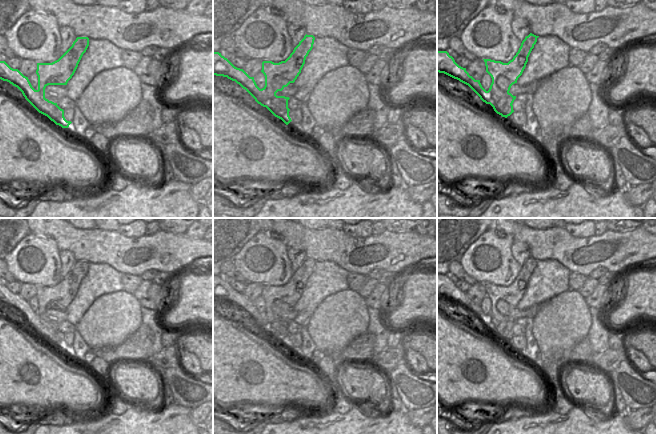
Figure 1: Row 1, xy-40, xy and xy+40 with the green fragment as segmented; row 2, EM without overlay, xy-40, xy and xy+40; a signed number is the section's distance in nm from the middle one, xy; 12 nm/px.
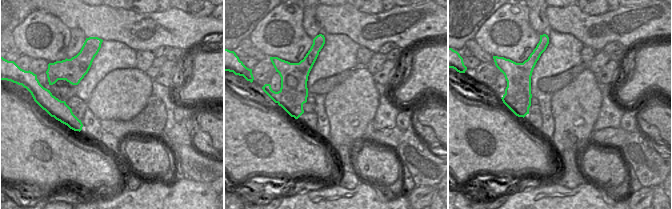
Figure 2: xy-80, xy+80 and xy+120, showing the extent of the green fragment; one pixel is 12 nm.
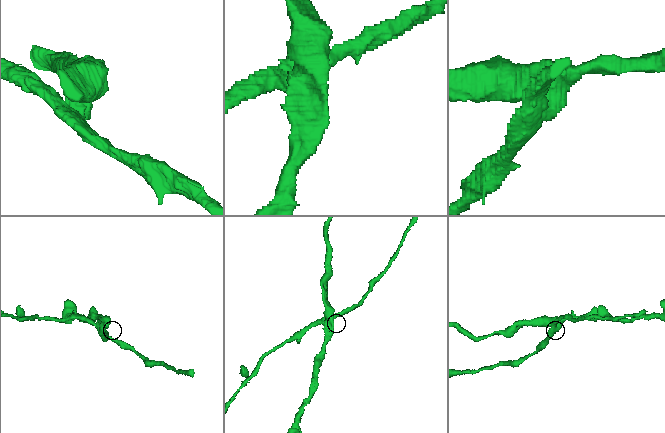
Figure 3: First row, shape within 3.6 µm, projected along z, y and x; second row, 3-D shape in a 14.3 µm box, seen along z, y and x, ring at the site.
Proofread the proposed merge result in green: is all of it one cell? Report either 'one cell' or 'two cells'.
two cells

